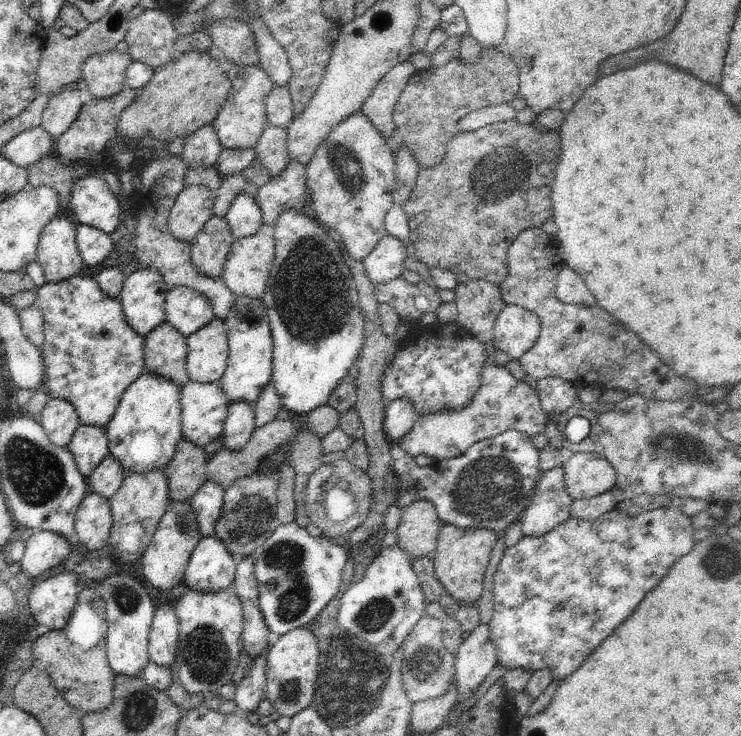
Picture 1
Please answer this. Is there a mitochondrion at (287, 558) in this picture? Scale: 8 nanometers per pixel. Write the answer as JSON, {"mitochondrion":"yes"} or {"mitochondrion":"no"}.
{"mitochondrion":"yes"}

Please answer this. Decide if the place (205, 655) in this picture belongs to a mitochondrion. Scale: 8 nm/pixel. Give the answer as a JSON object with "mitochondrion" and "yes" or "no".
{"mitochondrion":"yes"}

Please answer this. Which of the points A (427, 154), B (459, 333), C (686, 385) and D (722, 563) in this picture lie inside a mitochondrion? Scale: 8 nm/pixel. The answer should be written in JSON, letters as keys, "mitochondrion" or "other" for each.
{"A":"other","B":"other","C":"other","D":"mitochondrion"}

